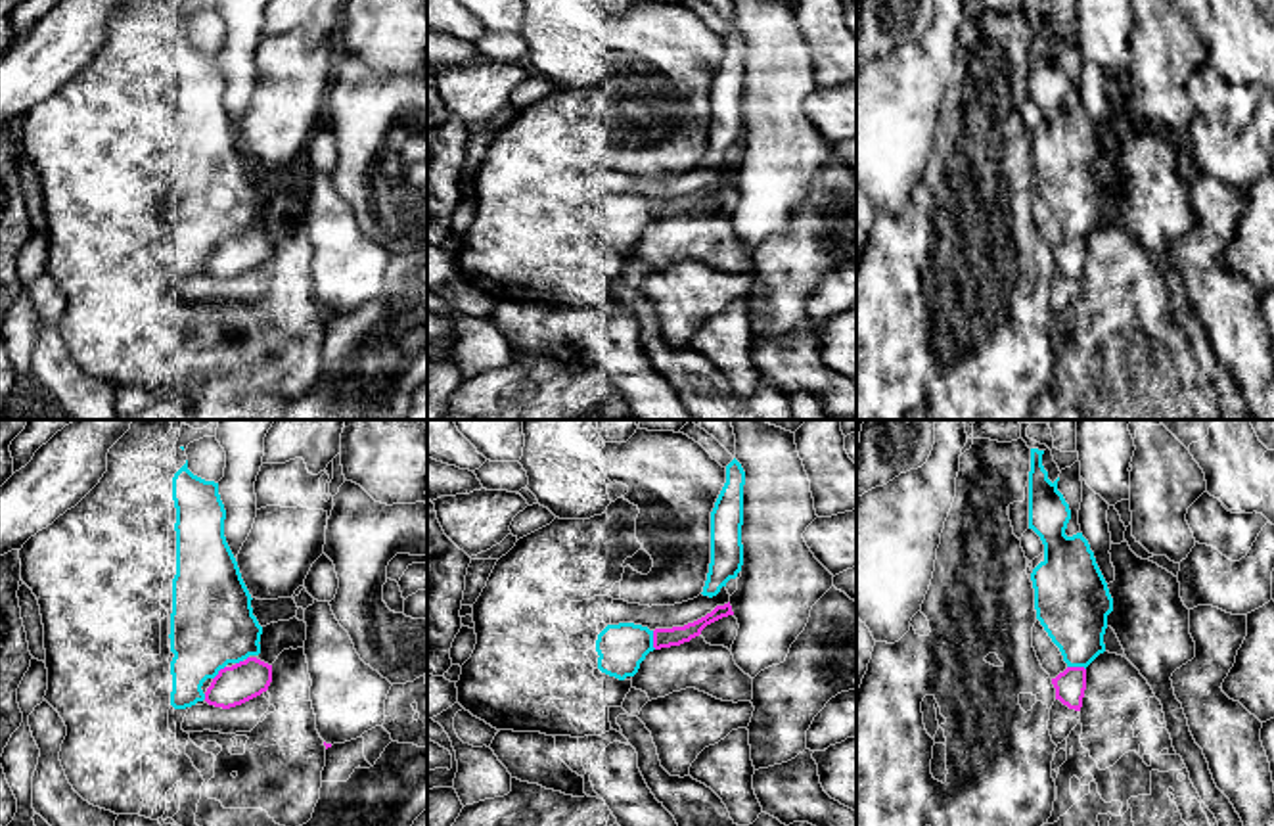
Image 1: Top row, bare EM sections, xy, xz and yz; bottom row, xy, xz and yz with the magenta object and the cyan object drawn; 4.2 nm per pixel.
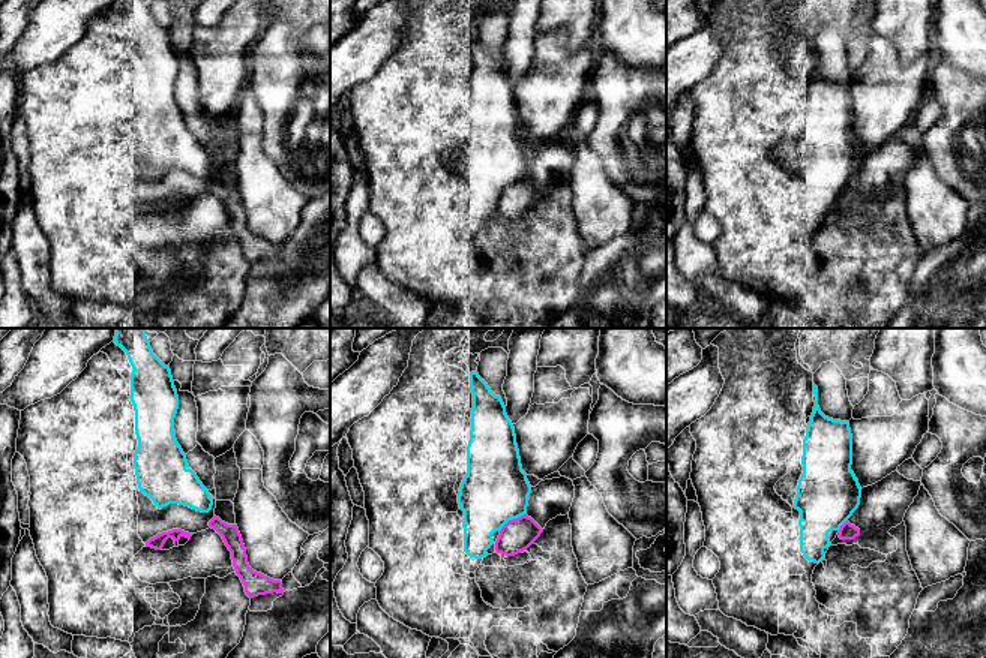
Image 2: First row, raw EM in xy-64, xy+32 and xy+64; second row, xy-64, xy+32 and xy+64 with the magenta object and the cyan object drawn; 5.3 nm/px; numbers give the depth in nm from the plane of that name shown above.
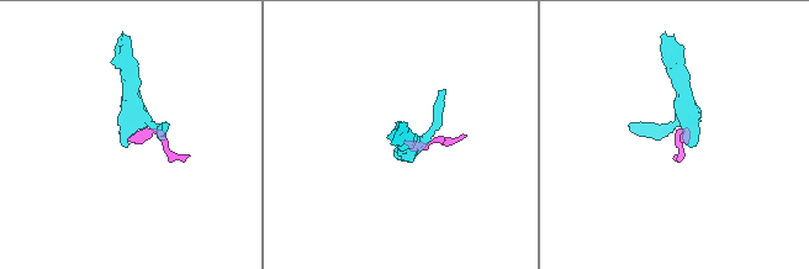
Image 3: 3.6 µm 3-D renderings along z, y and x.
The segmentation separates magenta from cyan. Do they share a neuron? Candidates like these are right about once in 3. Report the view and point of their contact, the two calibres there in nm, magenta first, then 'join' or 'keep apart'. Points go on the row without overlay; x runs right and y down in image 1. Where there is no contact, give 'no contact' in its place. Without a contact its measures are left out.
xz (654, 211) | 80/200 nm | keep apart

